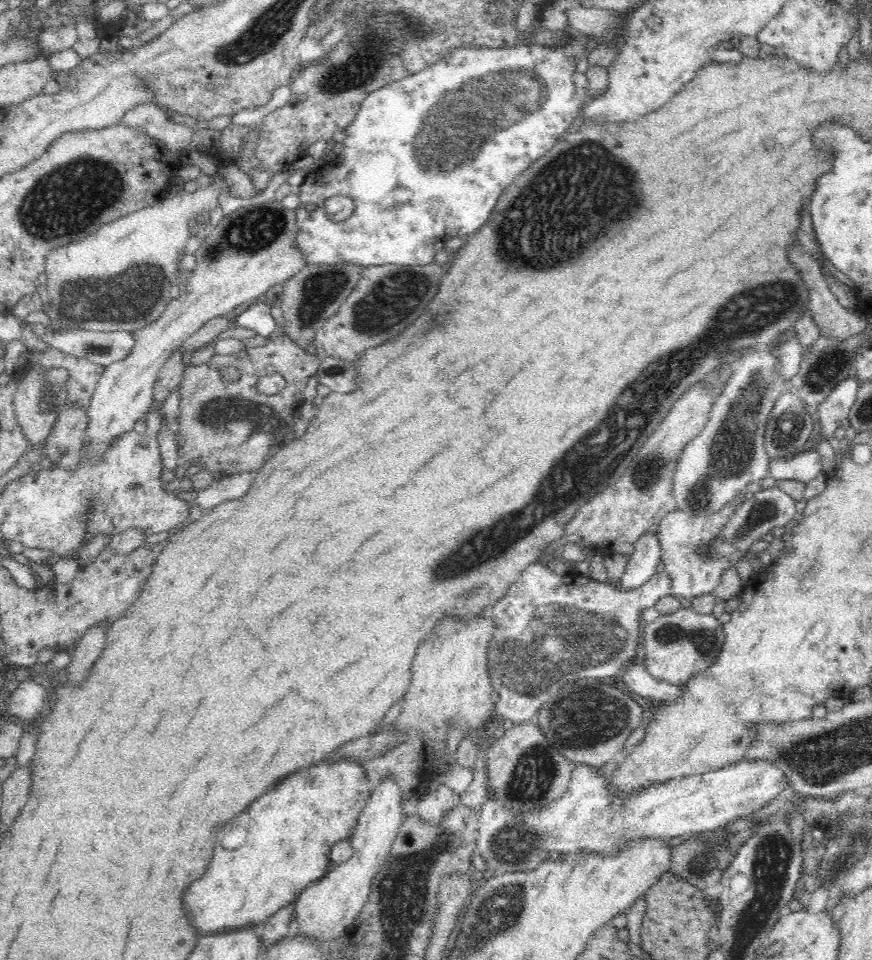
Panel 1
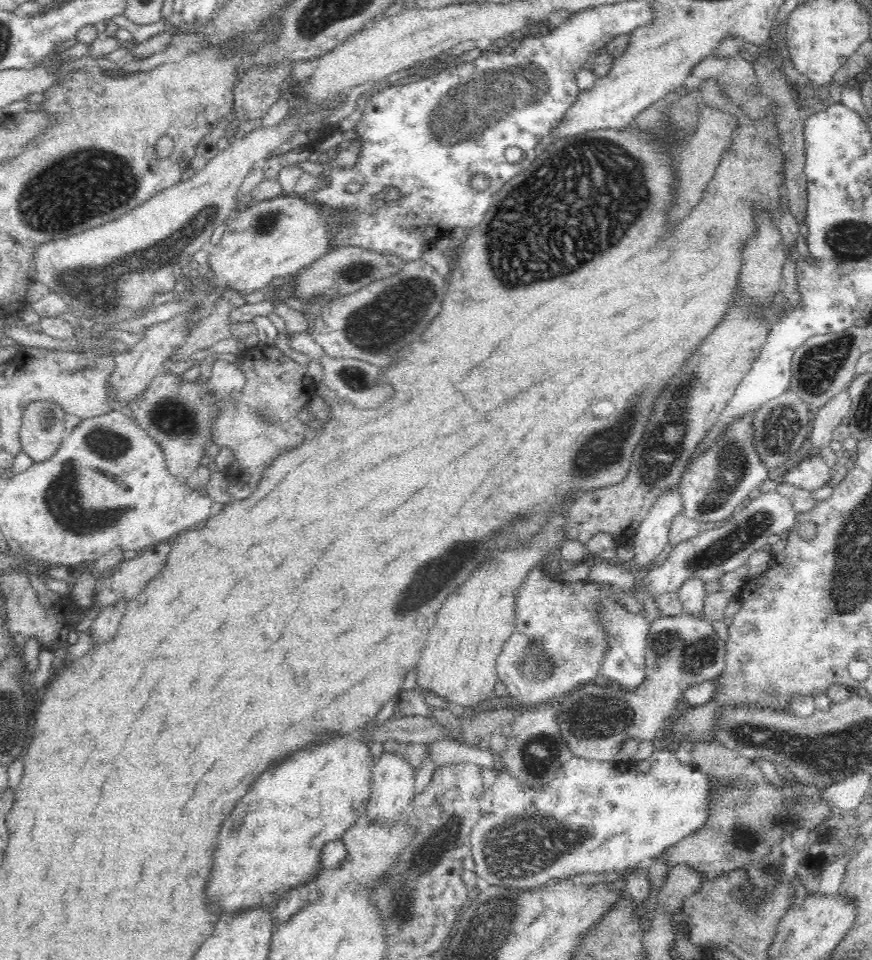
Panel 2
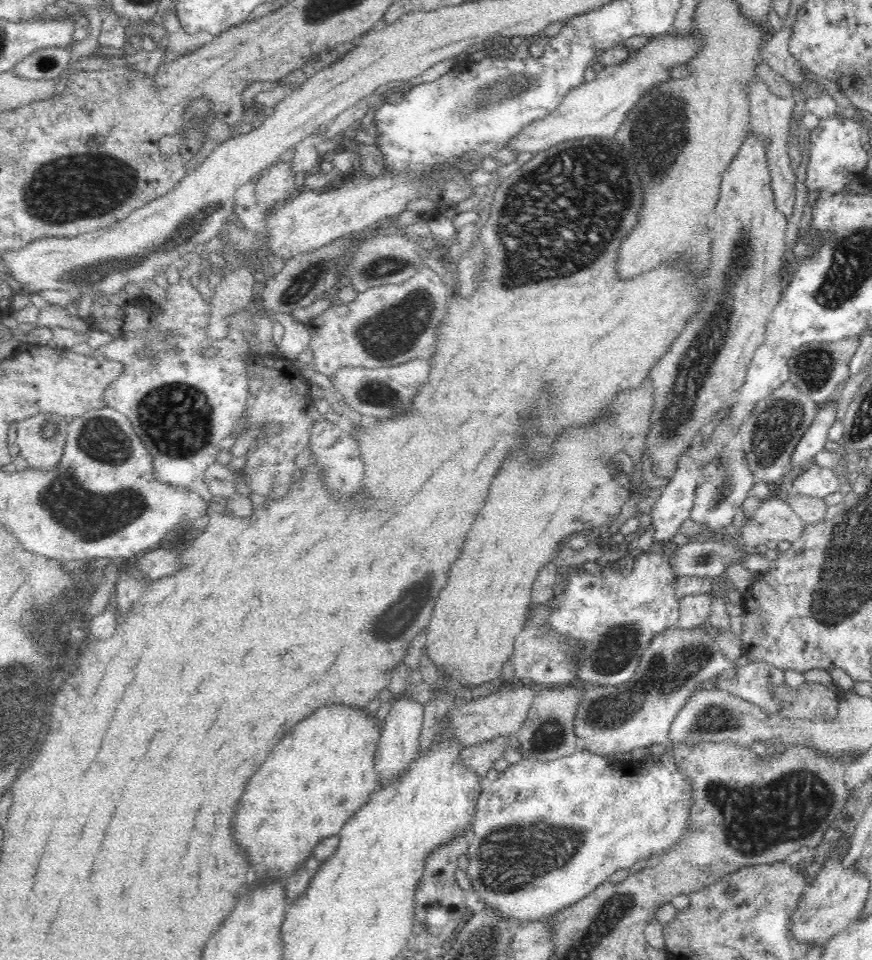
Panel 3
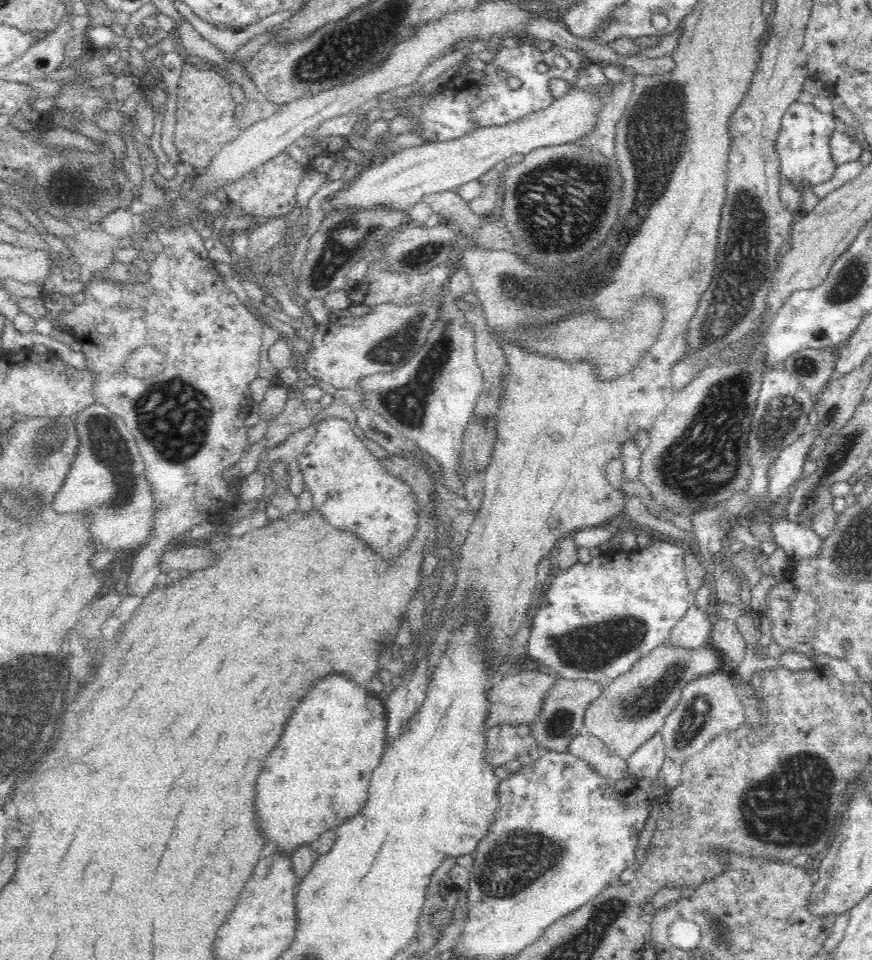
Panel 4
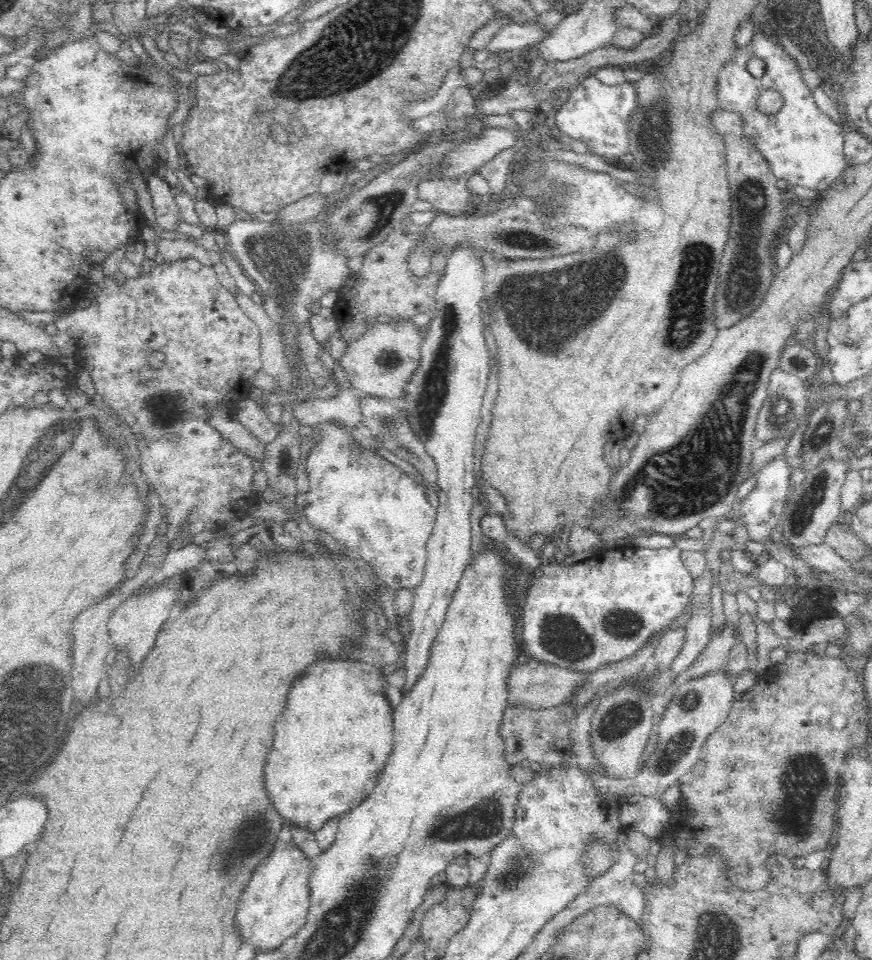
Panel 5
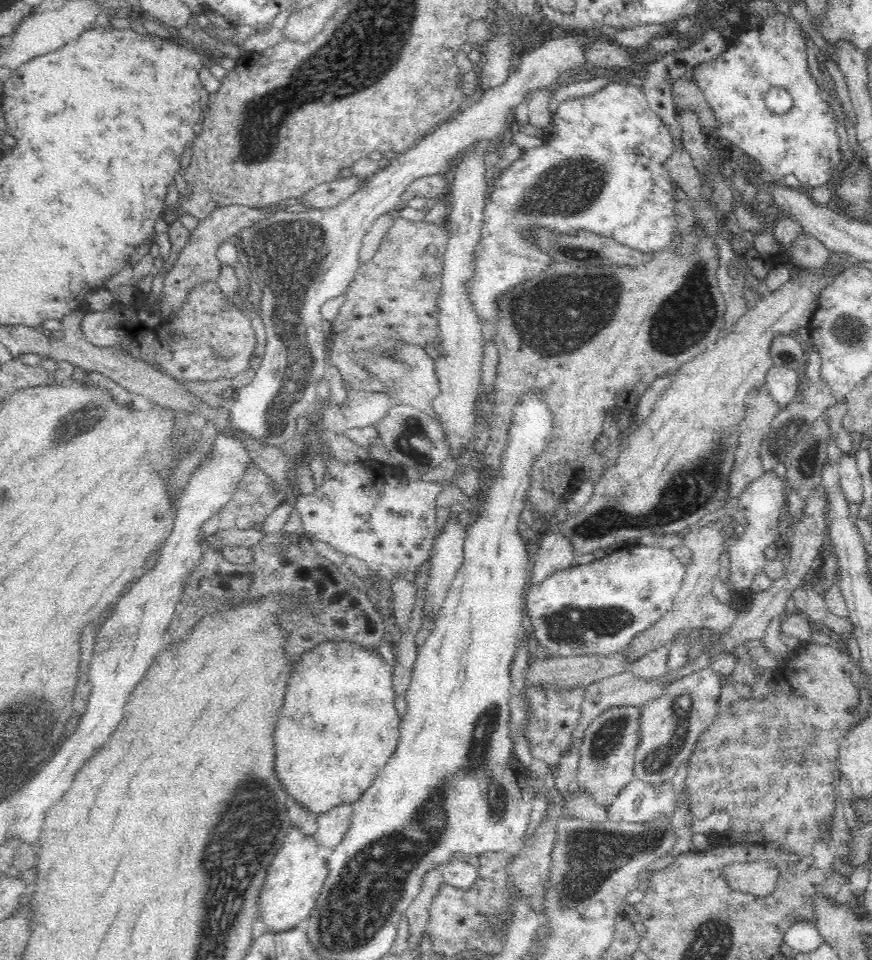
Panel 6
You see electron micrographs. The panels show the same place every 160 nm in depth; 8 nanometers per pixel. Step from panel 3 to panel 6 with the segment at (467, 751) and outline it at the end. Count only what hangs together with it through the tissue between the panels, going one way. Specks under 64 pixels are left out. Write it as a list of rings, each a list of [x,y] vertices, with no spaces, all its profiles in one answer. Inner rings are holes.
[[[530,685],[525,689],[524,697],[530,707],[530,720],[526,730],[526,737],[530,743],[533,758],[546,761],[550,766],[558,763],[564,752],[568,750],[572,732],[581,716],[582,702],[585,697],[586,687],[578,685],[571,689],[554,689],[542,685]]]

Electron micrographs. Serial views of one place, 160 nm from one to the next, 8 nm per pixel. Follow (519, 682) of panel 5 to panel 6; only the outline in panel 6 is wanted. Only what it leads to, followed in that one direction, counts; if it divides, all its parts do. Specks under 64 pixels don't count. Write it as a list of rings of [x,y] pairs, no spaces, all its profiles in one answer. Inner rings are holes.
[[[628,650],[611,655],[554,656],[531,662],[530,668],[526,670],[526,676],[524,676],[526,686],[542,685],[542,687],[554,687],[554,689],[571,689],[582,685],[587,688],[593,682],[604,680],[627,670],[629,668],[627,652]]]

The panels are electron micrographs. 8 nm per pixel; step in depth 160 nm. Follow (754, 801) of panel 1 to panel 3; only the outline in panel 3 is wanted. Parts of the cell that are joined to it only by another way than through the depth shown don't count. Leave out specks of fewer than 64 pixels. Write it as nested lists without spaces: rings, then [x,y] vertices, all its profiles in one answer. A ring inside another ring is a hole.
[[[578,749],[570,756],[563,756],[551,761],[541,761],[532,759],[521,759],[508,766],[500,776],[492,781],[486,781],[485,787],[480,794],[478,804],[476,804],[475,820],[472,826],[472,838],[469,842],[468,857],[470,865],[466,872],[472,882],[473,891],[482,900],[484,905],[490,907],[492,911],[498,911],[504,919],[520,921],[522,925],[534,923],[535,921],[544,921],[547,917],[558,913],[568,906],[577,904],[588,894],[592,894],[596,888],[600,887],[618,870],[629,870],[633,864],[646,861],[654,855],[666,854],[668,848],[676,845],[680,836],[688,826],[689,814],[691,811],[692,797],[688,786],[688,780],[683,774],[678,772],[679,768],[675,763],[674,755],[669,752],[663,752],[659,749],[658,753],[653,754],[644,760],[629,763],[629,769],[622,776],[616,776],[616,770],[610,768],[611,761],[607,761],[602,755],[591,753],[590,751]]]

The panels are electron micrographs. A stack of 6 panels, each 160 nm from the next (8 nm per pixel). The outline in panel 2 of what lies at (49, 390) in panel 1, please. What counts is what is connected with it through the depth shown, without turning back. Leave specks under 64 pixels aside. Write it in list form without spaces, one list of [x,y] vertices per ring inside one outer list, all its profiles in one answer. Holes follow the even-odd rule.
[[[33,401],[25,408],[20,430],[22,450],[34,463],[52,458],[66,436],[65,412],[53,401]]]

